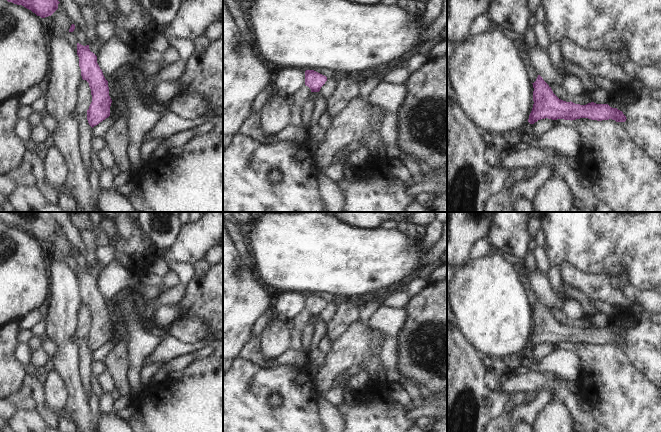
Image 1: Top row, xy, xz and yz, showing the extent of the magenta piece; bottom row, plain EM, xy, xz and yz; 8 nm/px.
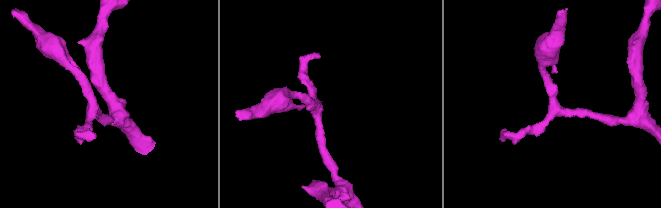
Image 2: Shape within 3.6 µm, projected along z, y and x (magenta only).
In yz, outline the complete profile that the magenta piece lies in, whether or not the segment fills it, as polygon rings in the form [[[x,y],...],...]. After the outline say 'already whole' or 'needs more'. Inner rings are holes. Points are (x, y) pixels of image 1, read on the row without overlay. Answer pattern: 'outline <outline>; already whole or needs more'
outline [[[540,299],[532,308],[534,312],[534,328],[528,343],[530,348],[545,342],[571,345],[580,342],[597,345],[612,343],[616,346],[625,346],[627,343],[622,335],[612,332],[608,328],[591,326],[586,329],[580,329],[559,323]]]; already whole

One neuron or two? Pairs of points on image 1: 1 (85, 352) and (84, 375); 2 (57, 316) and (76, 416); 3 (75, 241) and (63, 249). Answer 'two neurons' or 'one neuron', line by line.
1: one neuron
2: one neuron
3: two neurons

